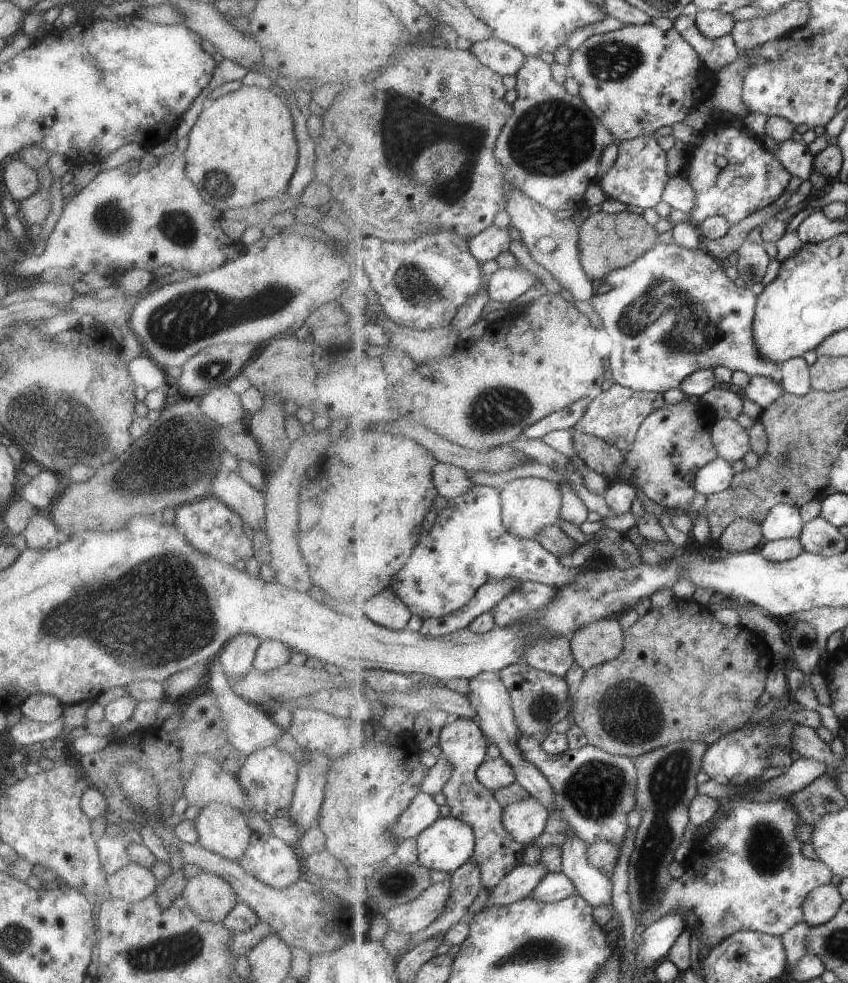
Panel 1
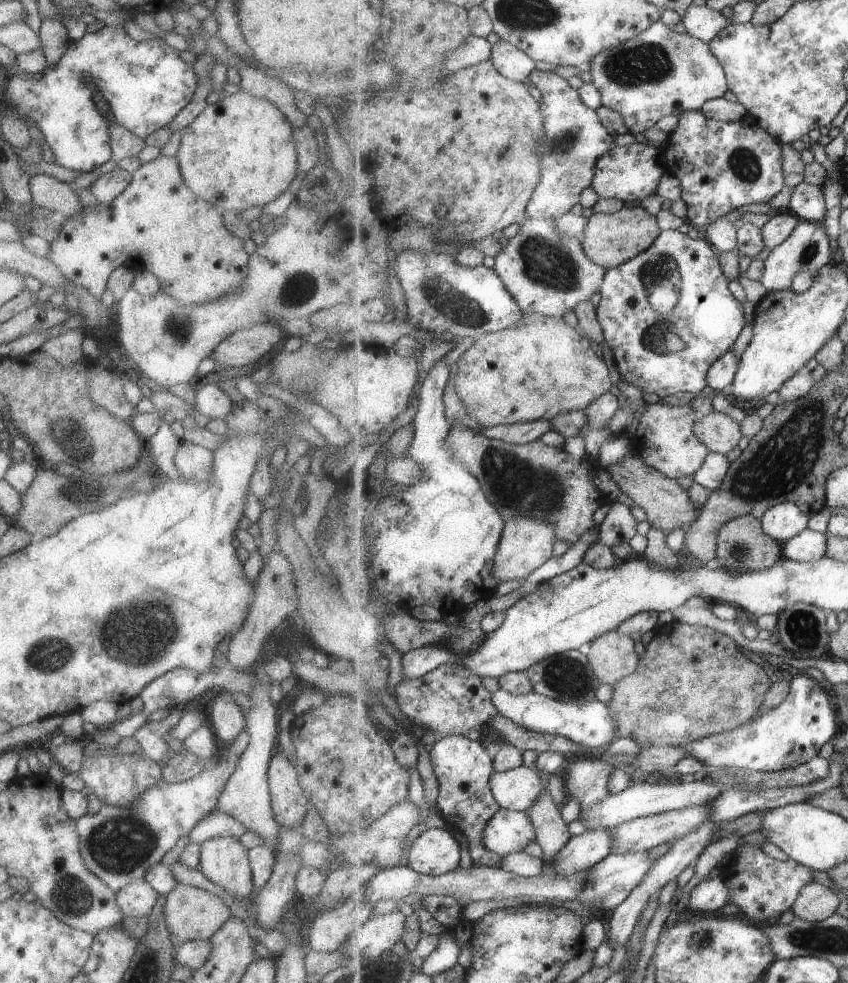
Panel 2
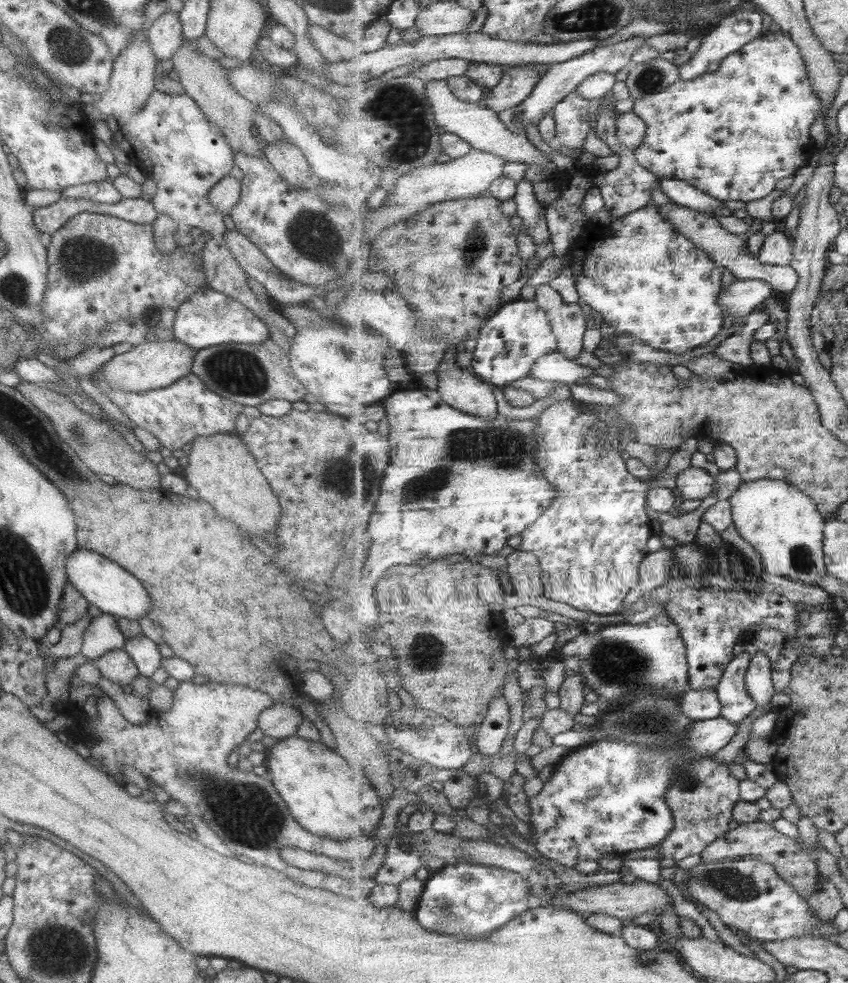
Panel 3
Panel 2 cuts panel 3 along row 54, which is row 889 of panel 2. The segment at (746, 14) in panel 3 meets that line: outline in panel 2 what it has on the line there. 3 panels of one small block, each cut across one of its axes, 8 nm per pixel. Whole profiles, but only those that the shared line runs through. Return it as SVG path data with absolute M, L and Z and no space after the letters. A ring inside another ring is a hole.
M725 876L701 881L691 891L689 906L695 913L715 912L729 901L730 885Z

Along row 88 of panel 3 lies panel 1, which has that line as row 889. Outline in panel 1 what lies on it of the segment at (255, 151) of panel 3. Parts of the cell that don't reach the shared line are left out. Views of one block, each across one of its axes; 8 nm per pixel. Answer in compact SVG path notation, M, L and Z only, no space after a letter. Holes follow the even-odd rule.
M207 871L188 878L181 896L198 919L209 922L222 921L239 901L225 879Z

